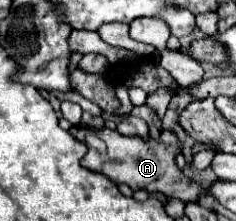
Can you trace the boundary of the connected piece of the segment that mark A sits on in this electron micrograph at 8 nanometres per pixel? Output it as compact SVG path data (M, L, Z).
M101 129L101 131L93 131L95 135L99 135L105 143L107 143L107 151L109 151L109 161L101 161L101 157L97 155L97 151L93 147L89 147L87 155L83 157L81 165L107 175L113 183L127 183L131 189L145 189L145 191L161 191L167 197L177 197L181 201L195 201L199 197L199 193L203 191L195 181L191 181L189 177L185 177L179 167L175 165L175 153L181 151L181 145L177 141L177 137L169 131L161 131L161 141L141 141L137 137L125 137L119 131L109 131L109 129Z

